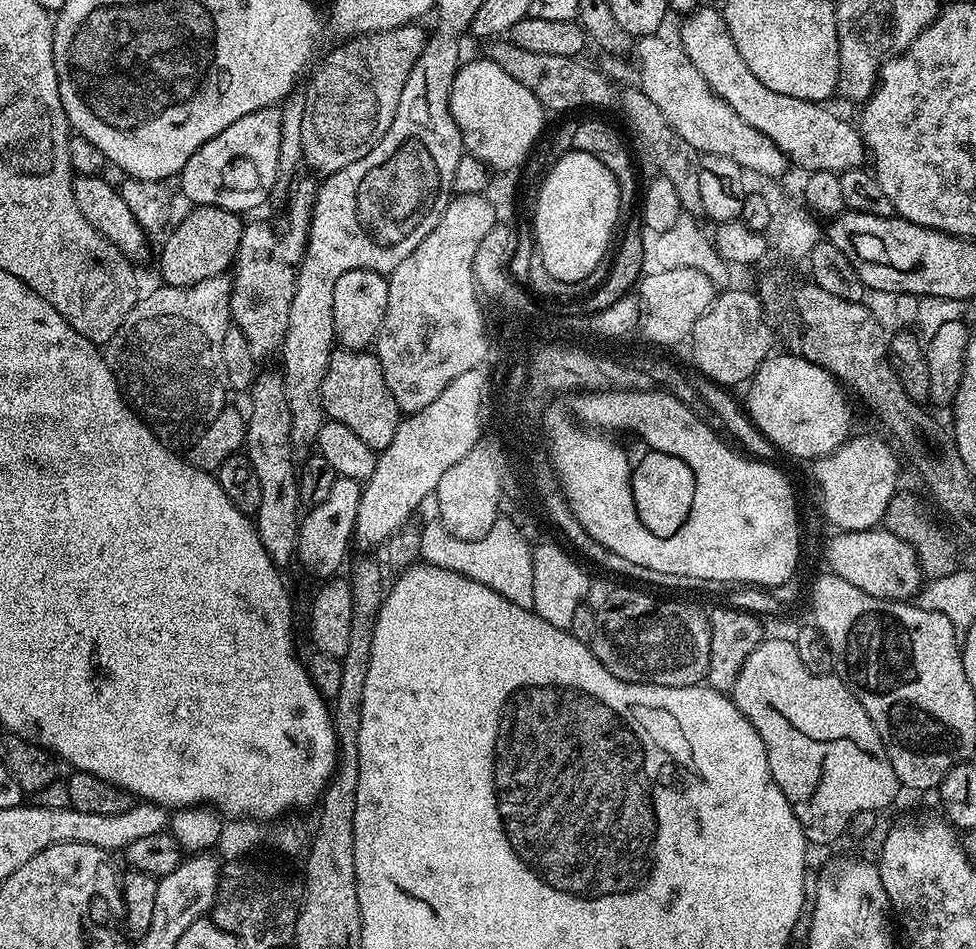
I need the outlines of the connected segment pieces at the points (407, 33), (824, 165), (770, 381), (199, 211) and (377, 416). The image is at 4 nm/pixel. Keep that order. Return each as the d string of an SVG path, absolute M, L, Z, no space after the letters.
M408 24L405 28L395 28L390 32L369 32L366 36L358 36L349 39L341 48L332 48L331 51L323 57L326 62L340 60L350 64L350 66L360 66L370 74L372 86L378 94L380 106L382 106L382 120L391 124L382 124L382 134L390 130L394 122L394 114L398 110L398 98L402 98L402 86L406 86L406 78L410 70L414 70L414 62L422 54L426 41L426 32L420 29L416 24Z
M701 6L695 12L685 15L680 24L680 38L678 44L686 55L690 57L694 66L698 68L703 78L709 83L710 90L718 98L725 100L730 109L742 118L754 130L766 134L774 146L778 146L788 155L789 161L800 168L804 168L805 173L810 172L849 172L852 168L864 168L866 164L866 149L864 137L860 135L859 127L855 123L847 124L840 116L835 116L823 103L815 100L803 100L802 98L790 98L786 94L778 94L770 90L770 86L762 86L758 78L754 78L754 70L746 66L746 61L742 59L742 54L738 54L738 46L734 46L734 38L724 21L723 11L707 6Z
M799 354L791 355L773 355L761 364L760 369L747 385L749 388L746 413L749 419L756 424L758 430L776 445L781 453L789 452L790 455L797 456L800 460L815 462L822 456L830 455L835 448L842 447L853 435L852 412L848 409L847 402L844 401L845 389L841 387L831 372L827 372L813 360L806 360Z
M196 206L181 224L175 225L160 252L160 276L169 288L189 288L206 278L223 276L236 263L246 224L241 213L216 206Z
M337 347L333 351L326 370L326 378L322 378L322 406L327 419L342 422L342 426L350 426L350 430L354 430L354 434L358 434L358 438L362 438L366 446L377 450L383 450L390 446L390 442L394 442L394 434L402 419L398 402L394 402L394 394L390 394L390 386L386 386L380 360L368 350Z

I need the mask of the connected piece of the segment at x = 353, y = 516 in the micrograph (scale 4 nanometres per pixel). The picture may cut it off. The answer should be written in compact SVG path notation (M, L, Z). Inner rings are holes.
M337 476L330 495L323 502L311 505L299 521L299 532L296 538L295 559L312 576L332 578L344 564L348 556L348 543L351 545L358 518L358 502L362 484L345 476Z

